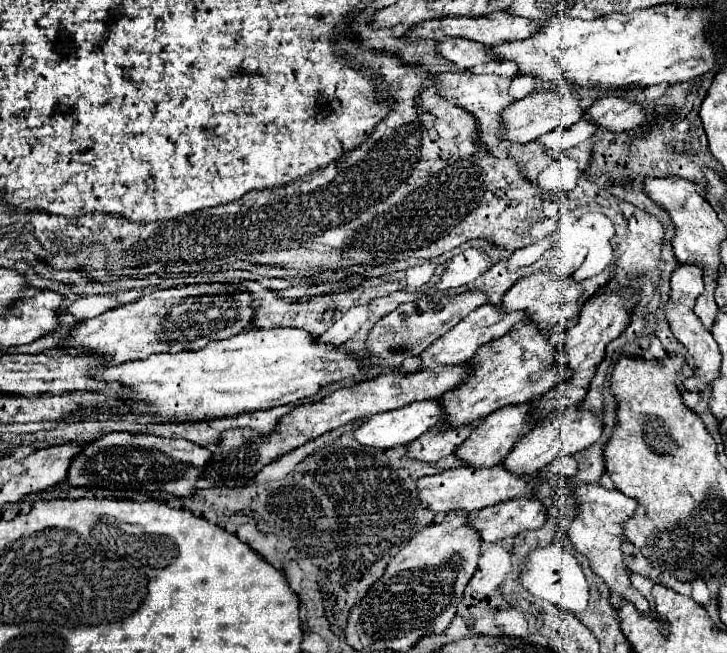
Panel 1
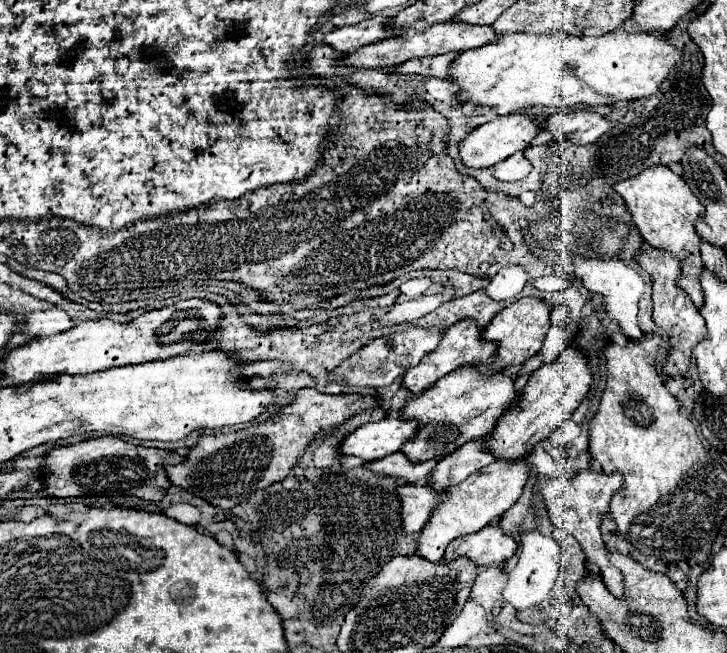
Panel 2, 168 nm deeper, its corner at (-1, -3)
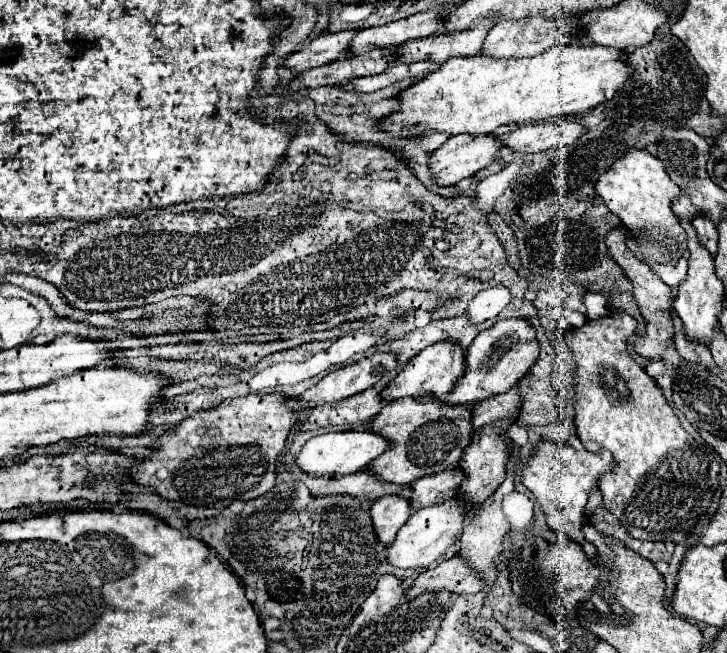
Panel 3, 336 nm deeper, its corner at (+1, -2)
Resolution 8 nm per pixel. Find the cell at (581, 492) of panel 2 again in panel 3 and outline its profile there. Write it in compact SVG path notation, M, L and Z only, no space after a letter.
M539 439L529 461L523 465L521 483L539 501L539 507L547 517L547 525L551 529L555 529L557 533L569 537L571 541L577 541L583 547L583 551L589 555L589 559L593 559L595 547L593 547L593 543L589 543L585 539L585 535L581 531L583 507L589 499L591 489L597 485L599 475L609 471L611 461L613 461L613 457L605 449L591 453L587 449L573 449L571 445L565 445L565 443L559 443L559 441Z

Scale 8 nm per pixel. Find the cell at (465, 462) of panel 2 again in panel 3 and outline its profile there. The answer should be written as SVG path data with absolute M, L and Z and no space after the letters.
M459 469L443 471L441 475L429 475L425 479L419 479L417 483L411 485L409 501L413 505L413 511L451 499L455 487L459 487L461 481L463 481L463 473Z

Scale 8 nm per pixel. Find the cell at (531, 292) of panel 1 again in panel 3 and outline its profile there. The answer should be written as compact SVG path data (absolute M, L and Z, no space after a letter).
M505 319L491 329L477 335L465 351L465 373L455 381L453 389L443 397L445 405L475 405L493 395L501 395L515 387L535 365L539 357L539 343L535 331L525 319Z

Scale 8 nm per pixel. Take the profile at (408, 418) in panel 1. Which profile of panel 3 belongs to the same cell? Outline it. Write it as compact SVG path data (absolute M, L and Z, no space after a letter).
M345 431L345 433L323 433L317 437L311 437L299 455L295 457L295 463L299 469L311 477L343 477L349 473L357 473L367 469L367 465L385 451L387 443L381 439L381 435L371 431Z

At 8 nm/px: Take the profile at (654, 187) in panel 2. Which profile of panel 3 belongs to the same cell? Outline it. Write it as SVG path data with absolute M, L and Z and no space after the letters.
M631 147L611 165L607 173L597 179L595 193L603 199L607 209L621 219L625 229L633 233L633 239L629 241L633 255L647 263L653 273L657 273L669 287L675 289L677 283L685 279L689 249L685 243L685 231L671 211L671 199L681 191L669 179L661 167L661 161L645 149Z

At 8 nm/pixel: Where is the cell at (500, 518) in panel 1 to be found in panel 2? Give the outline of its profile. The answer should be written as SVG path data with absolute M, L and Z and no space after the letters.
M495 520L475 534L467 534L453 540L447 546L443 560L469 556L477 566L485 566L485 564L499 564L511 558L515 550L517 540L511 534L505 534L499 526L499 520Z

